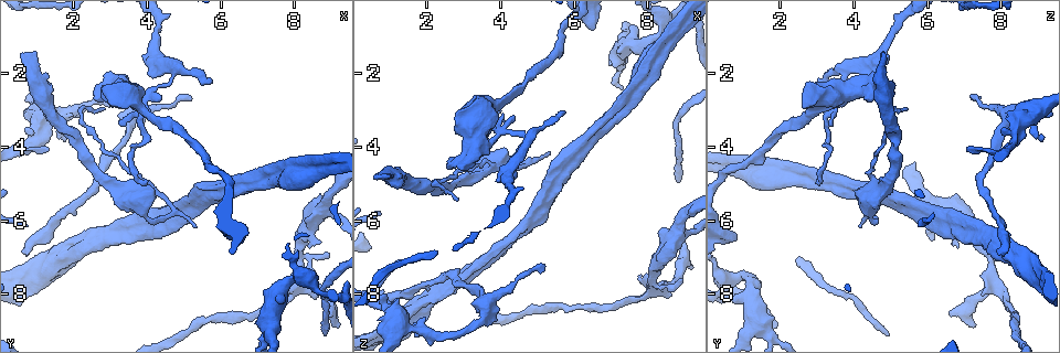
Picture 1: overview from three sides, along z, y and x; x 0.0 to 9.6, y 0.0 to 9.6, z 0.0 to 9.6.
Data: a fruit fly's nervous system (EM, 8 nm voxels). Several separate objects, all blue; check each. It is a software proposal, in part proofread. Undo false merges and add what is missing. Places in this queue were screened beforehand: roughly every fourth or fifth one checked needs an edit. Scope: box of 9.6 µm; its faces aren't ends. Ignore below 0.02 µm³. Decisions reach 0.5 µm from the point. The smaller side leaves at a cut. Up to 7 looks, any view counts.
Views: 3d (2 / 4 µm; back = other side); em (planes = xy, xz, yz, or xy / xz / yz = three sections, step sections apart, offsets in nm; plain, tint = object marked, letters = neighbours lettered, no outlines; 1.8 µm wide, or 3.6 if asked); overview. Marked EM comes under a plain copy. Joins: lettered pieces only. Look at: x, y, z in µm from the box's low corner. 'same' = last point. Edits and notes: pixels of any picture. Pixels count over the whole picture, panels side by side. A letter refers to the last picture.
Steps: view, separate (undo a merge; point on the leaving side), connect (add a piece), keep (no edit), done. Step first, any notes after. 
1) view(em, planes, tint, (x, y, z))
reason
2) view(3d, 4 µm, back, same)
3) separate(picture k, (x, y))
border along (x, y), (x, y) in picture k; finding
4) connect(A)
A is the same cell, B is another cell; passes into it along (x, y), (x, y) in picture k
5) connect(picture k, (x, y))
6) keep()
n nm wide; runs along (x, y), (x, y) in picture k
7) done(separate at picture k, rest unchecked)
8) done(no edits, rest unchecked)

view(em, xz, step 8, tint, (8.20, 7.65, 7.85))

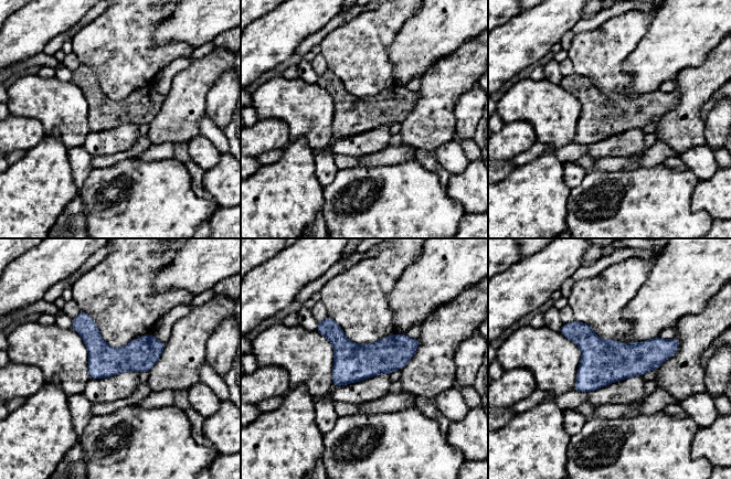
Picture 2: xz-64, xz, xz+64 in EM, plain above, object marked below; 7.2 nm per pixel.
view(em, planes, tint, same)

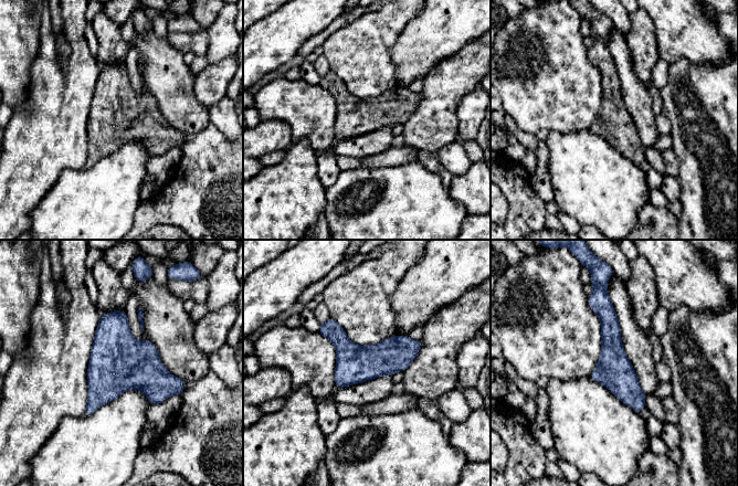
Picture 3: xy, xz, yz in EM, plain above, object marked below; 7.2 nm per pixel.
view(em, planes, letters, same)
see the neighbours

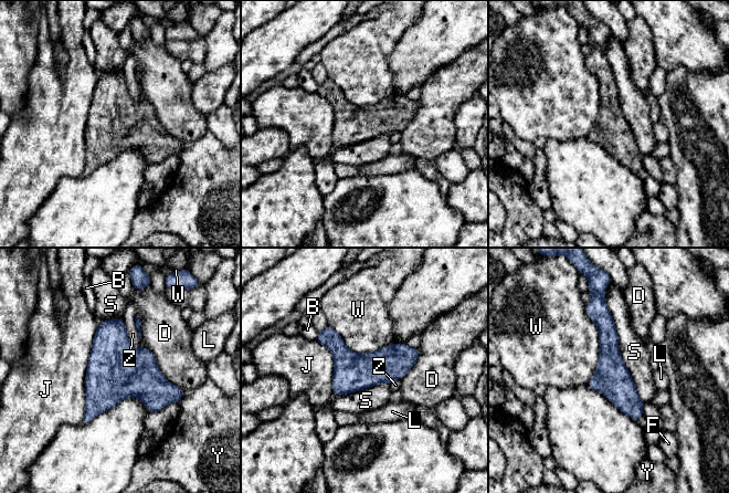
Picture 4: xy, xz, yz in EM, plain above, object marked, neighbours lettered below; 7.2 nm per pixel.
keep()
260 nm wide; B, D, F, J, L, S, W, Y and Z are other cells; runs along (600, 306), (611, 377), (635, 417) in picture 4; continuous, no second neuron

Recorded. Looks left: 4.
view(em, planes, letters, (8.65, 5.75, 6.60))
three arms meet

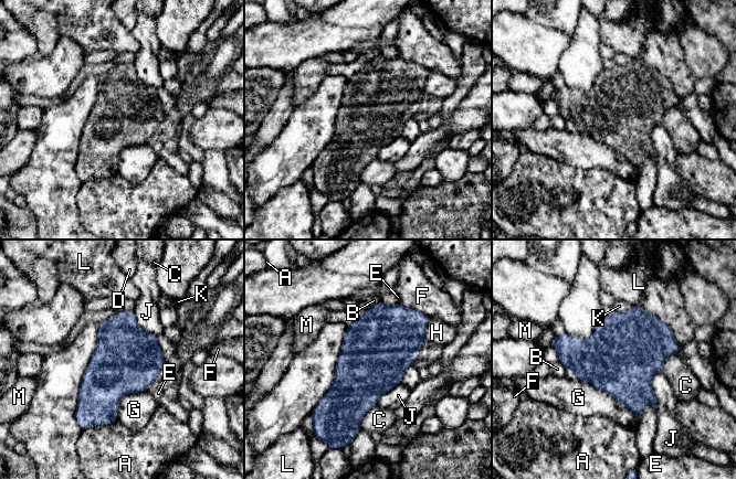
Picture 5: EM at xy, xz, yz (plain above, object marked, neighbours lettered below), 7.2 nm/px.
keep()
480 nm wide; A, B, C, D, E, F, G, H, J, K, L and M are other cells; all the same neuron

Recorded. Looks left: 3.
view(em, planes, tint, (0.80, 6.90, 7.95))
an open end

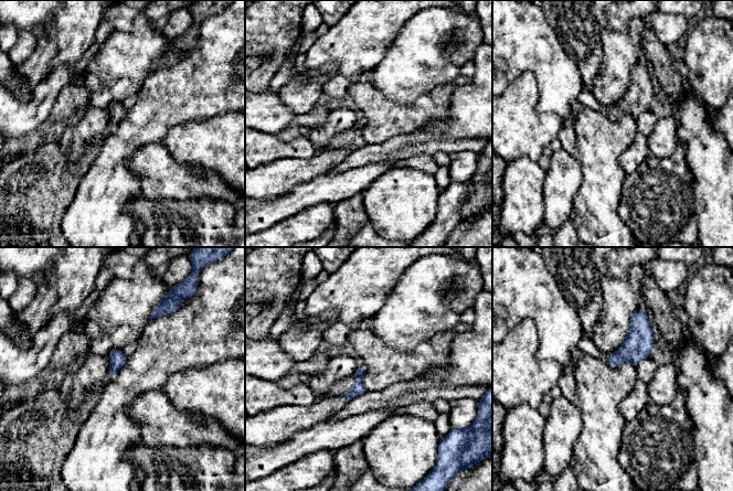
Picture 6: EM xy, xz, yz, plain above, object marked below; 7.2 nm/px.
view(em, planes, letters, same)

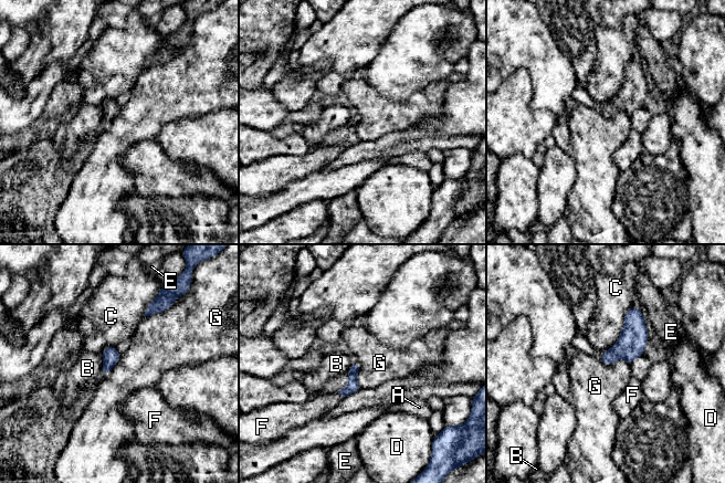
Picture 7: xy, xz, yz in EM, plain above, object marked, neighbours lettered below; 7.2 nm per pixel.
keep()
A, B, C, D, E, F and G are other cells; border along (599, 357), (629, 366) in picture 7; no lettered piece goes on from it

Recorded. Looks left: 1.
done(no edits, rest unchecked)

